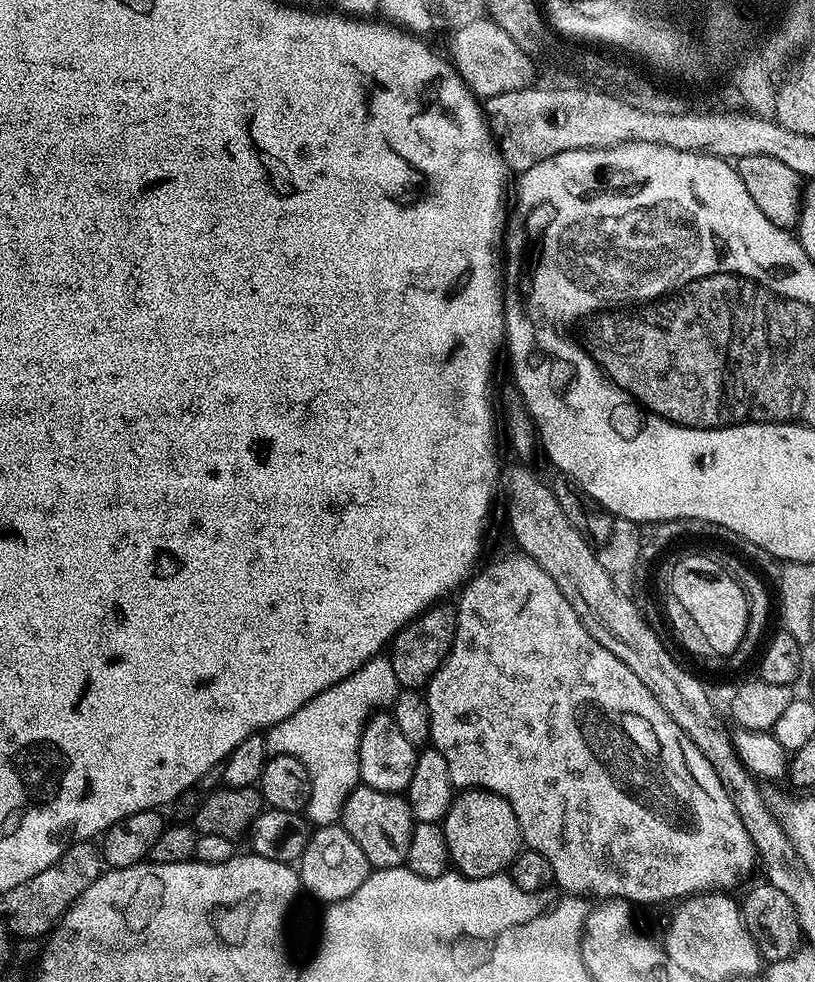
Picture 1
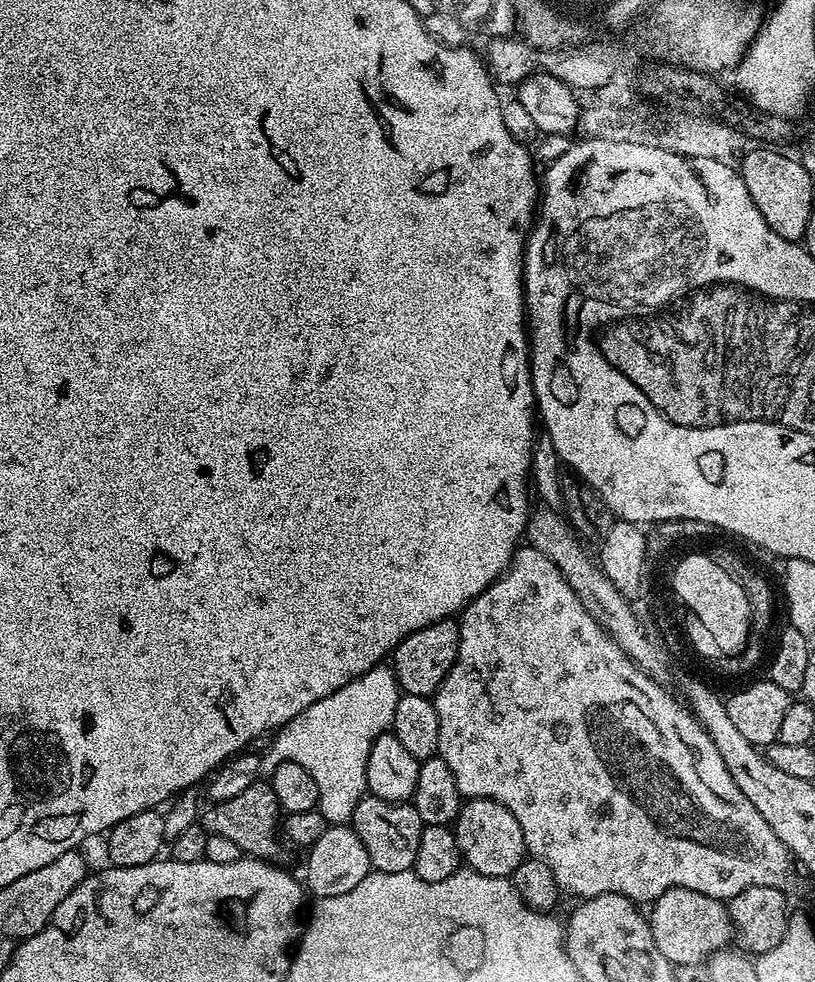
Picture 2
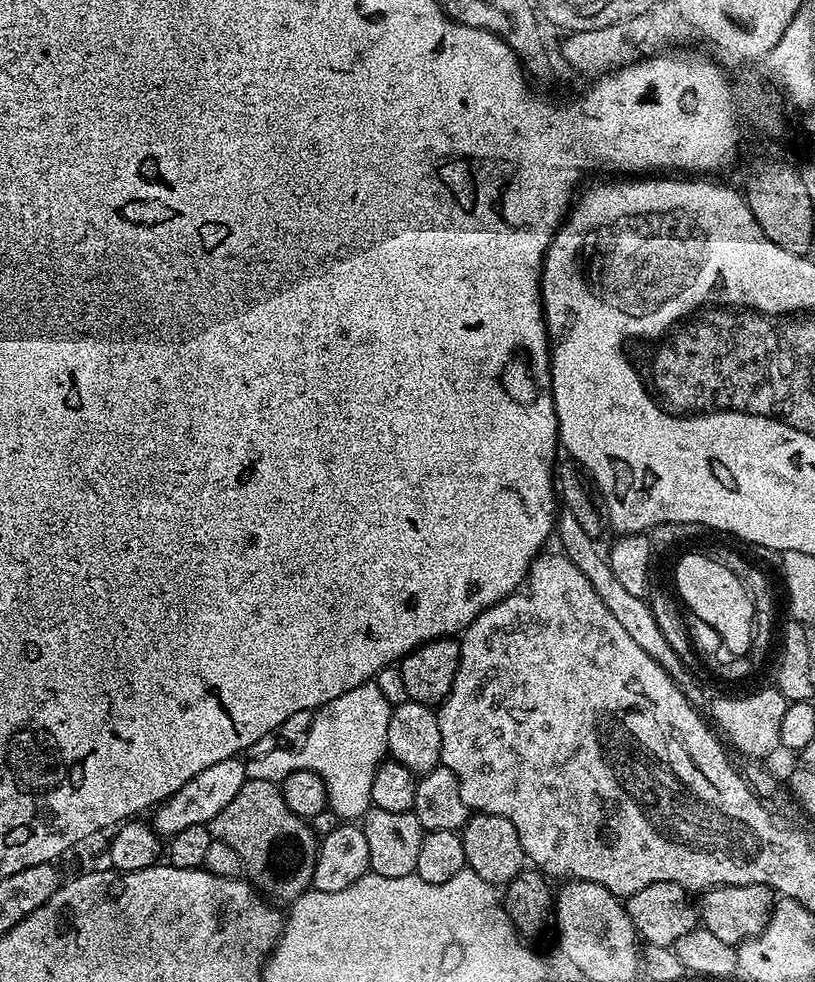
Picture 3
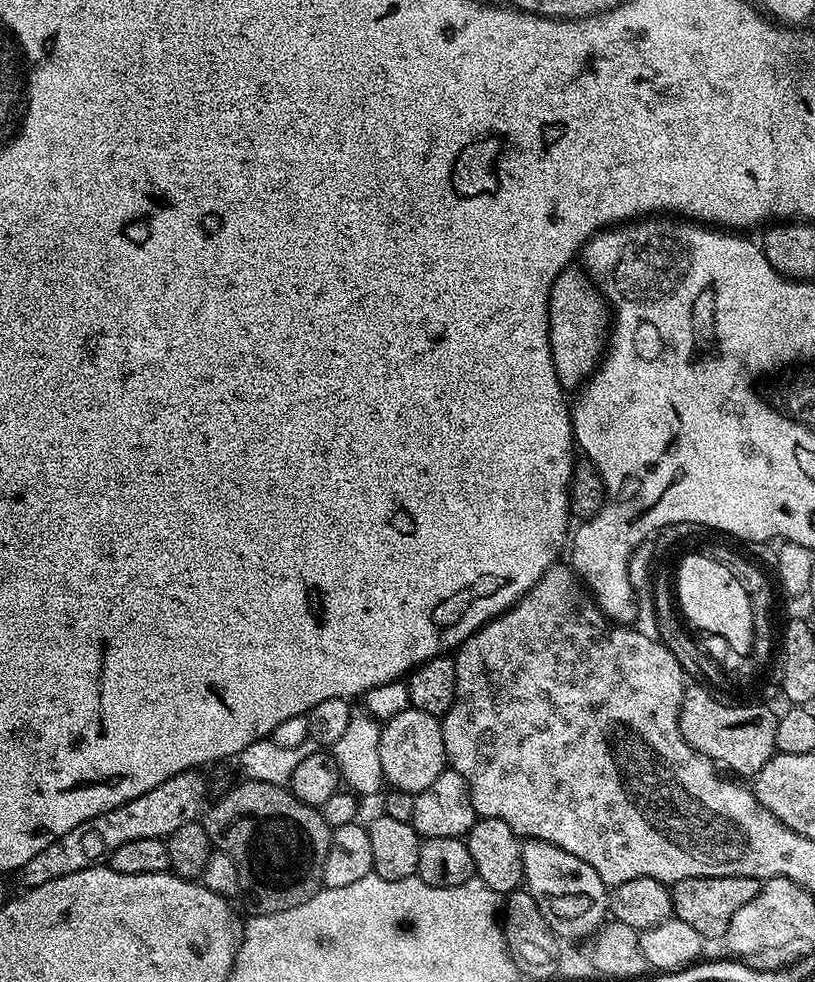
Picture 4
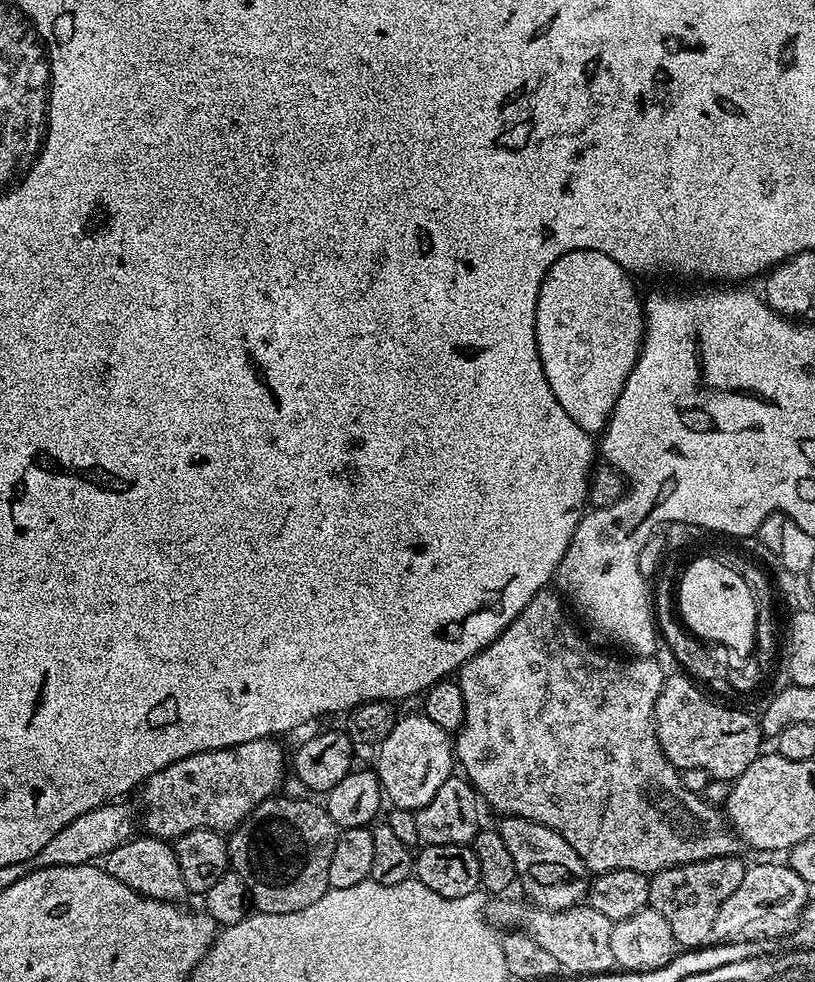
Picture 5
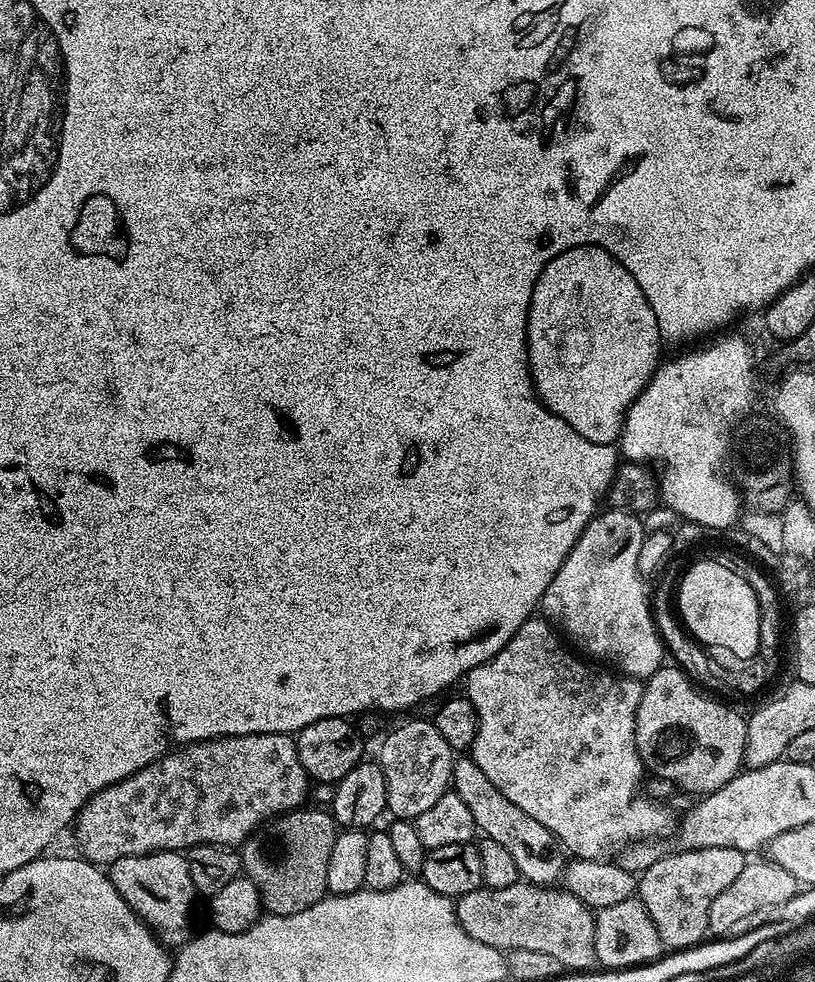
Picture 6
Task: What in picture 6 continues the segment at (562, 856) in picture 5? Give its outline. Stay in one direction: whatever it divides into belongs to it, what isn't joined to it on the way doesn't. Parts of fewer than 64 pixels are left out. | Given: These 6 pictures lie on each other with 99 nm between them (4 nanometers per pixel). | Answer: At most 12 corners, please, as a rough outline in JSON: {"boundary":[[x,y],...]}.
{"boundary":[[474,761],[453,763],[451,787],[477,829],[552,886],[565,861],[552,832],[518,810]]}

